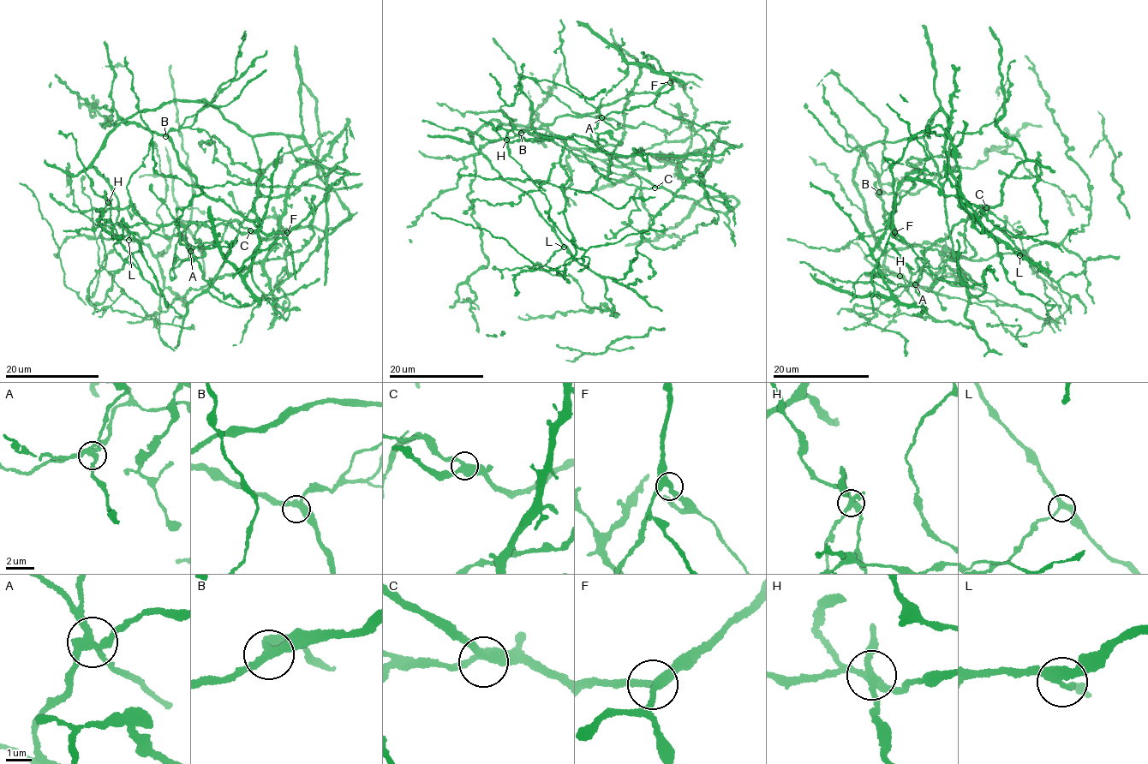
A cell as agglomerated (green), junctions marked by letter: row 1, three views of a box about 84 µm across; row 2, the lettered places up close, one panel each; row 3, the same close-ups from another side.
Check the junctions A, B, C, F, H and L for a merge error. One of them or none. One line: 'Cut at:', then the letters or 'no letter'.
Cut at: H

